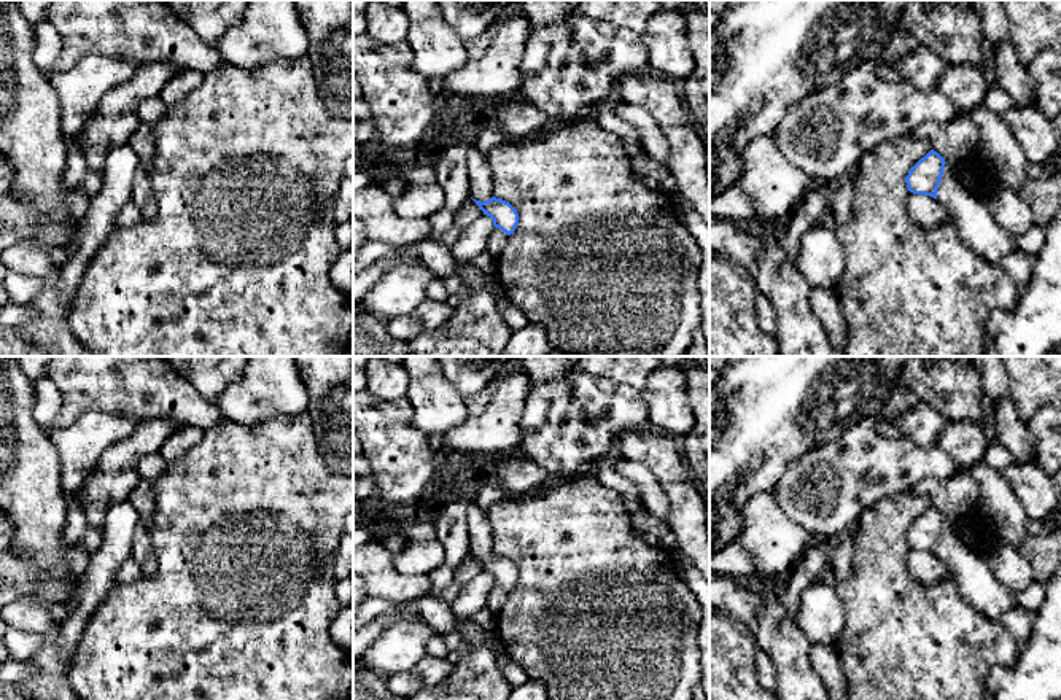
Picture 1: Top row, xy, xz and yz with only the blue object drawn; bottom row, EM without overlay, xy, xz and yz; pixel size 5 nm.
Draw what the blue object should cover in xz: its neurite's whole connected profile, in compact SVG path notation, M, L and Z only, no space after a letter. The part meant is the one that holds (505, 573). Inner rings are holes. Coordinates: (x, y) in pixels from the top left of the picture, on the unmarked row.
M495 552L484 558L476 555L472 557L479 562L484 571L493 576L493 589L487 598L487 608L498 616L509 597L509 592L519 581L519 570L509 558L496 555Z

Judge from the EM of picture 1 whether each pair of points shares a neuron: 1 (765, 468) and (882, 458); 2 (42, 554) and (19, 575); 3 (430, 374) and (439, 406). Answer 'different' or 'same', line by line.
1: different
2: different
3: same

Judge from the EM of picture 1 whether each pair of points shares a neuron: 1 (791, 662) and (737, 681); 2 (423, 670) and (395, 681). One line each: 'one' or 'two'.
1: two
2: one

